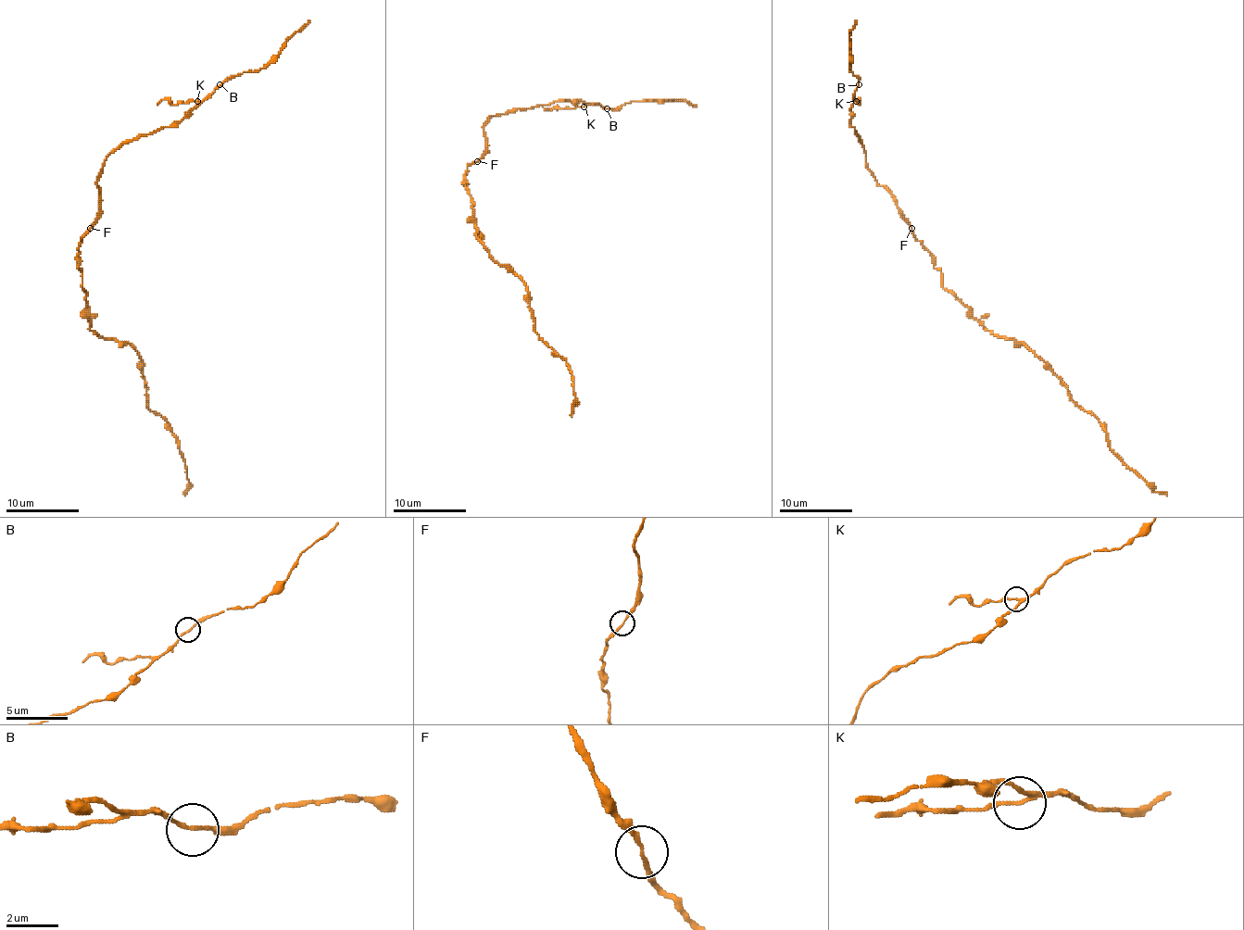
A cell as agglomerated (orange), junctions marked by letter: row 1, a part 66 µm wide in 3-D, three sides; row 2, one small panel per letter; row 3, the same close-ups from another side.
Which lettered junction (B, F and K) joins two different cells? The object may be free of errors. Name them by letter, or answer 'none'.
K

